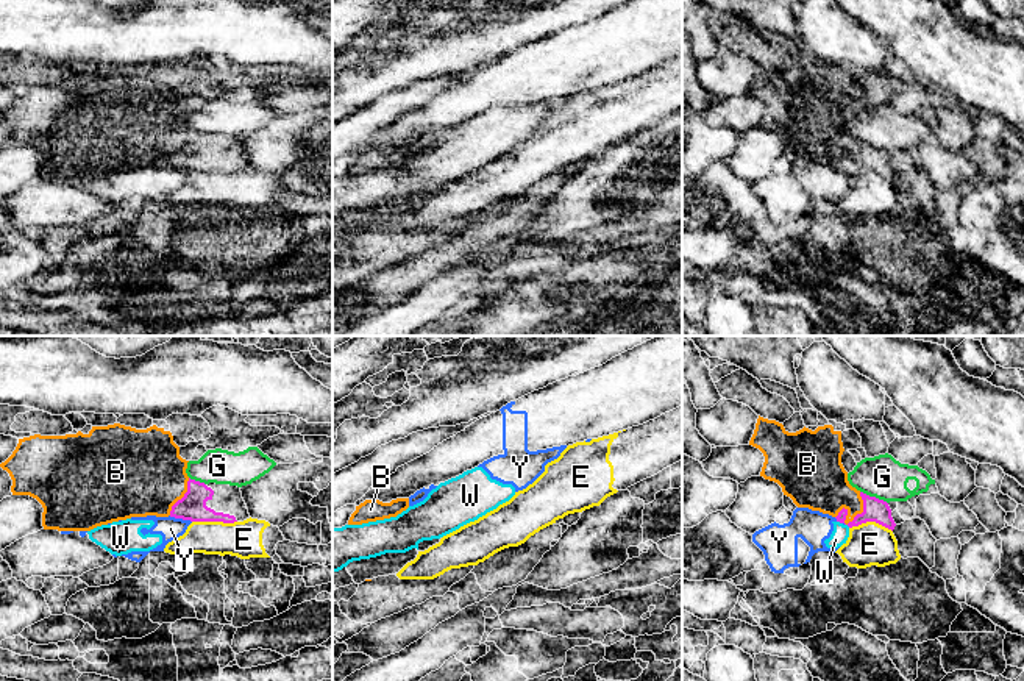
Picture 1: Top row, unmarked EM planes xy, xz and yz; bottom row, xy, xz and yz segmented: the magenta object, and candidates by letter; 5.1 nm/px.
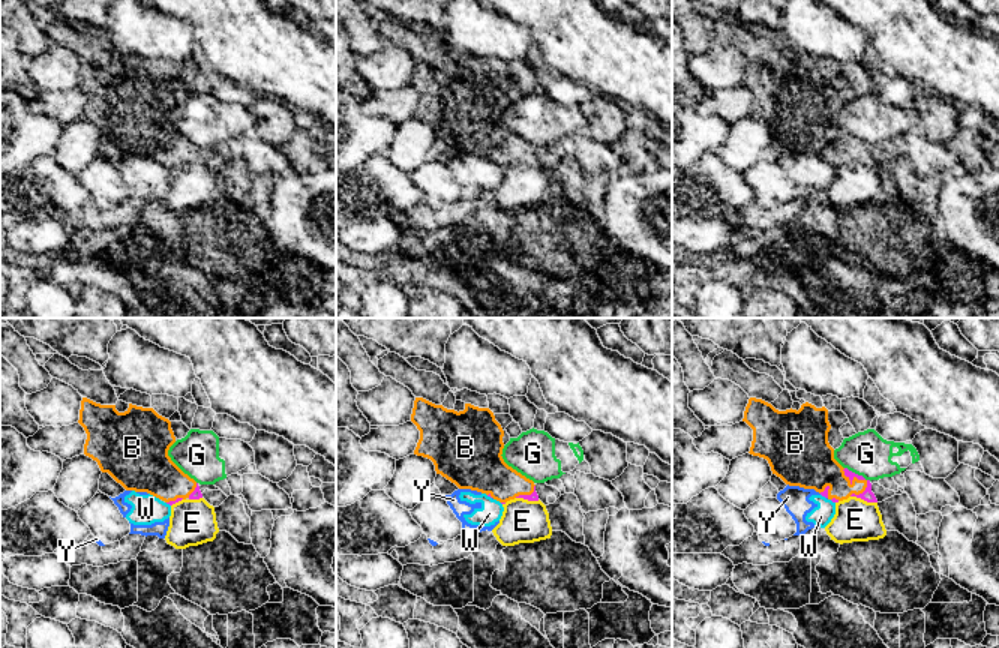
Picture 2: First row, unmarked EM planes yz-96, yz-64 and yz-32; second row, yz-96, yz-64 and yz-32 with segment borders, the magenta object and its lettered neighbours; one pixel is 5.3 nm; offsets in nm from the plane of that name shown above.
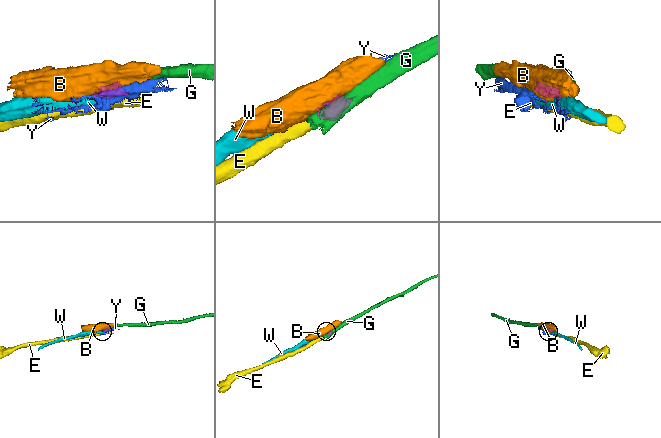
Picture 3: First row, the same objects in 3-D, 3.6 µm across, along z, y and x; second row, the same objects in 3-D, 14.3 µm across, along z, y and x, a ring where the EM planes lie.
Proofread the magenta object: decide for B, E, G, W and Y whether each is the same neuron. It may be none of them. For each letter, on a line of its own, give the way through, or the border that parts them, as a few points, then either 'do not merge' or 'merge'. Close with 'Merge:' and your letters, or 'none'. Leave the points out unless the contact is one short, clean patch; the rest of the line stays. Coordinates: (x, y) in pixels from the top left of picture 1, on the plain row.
B: do not merge
E: do not merge
G: border along yz (860, 141), (887, 153); do not merge
W: border along yz (845, 174), (849, 177); do not merge
Y: border along xy (169, 166), (191, 172); do not merge
Merge: none

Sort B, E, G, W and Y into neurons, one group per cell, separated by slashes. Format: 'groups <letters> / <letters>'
groups B / E / G / W Y

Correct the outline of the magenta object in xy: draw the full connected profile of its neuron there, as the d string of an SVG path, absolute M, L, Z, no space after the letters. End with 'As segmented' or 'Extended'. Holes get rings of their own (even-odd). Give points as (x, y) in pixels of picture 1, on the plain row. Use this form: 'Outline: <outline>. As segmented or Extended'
Outline: M187 131L187 142L170 161L170 167L190 172L234 173L250 169L240 137L229 134Z. Extended

